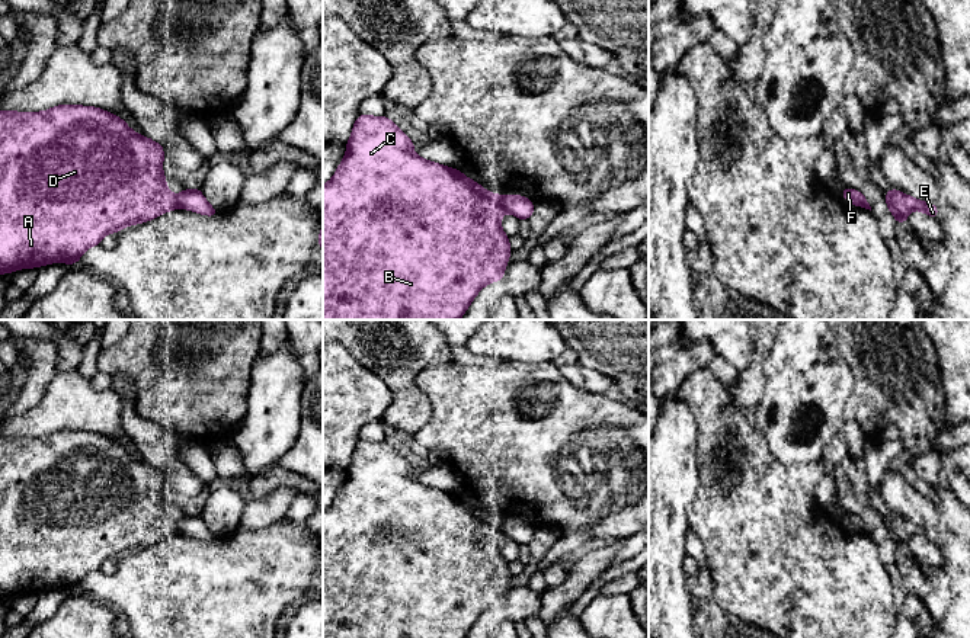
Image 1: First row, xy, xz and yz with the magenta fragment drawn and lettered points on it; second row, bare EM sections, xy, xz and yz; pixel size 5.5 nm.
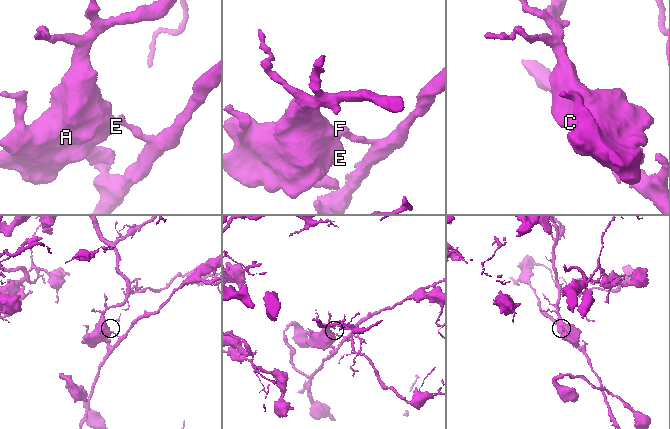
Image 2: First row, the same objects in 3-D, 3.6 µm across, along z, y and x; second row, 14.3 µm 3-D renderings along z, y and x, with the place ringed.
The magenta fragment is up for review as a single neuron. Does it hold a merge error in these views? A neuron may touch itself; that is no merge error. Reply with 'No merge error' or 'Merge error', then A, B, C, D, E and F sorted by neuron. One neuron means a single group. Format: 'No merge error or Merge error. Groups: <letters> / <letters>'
Merge error. Groups: A B C D E / F

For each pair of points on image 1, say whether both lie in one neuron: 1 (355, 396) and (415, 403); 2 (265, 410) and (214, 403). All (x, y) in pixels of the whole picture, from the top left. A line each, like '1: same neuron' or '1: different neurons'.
1: different neurons
2: different neurons

